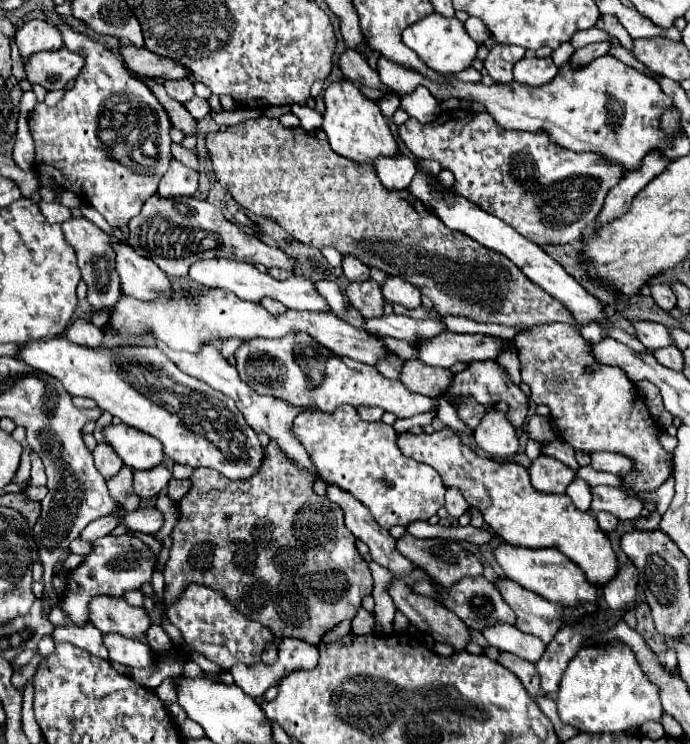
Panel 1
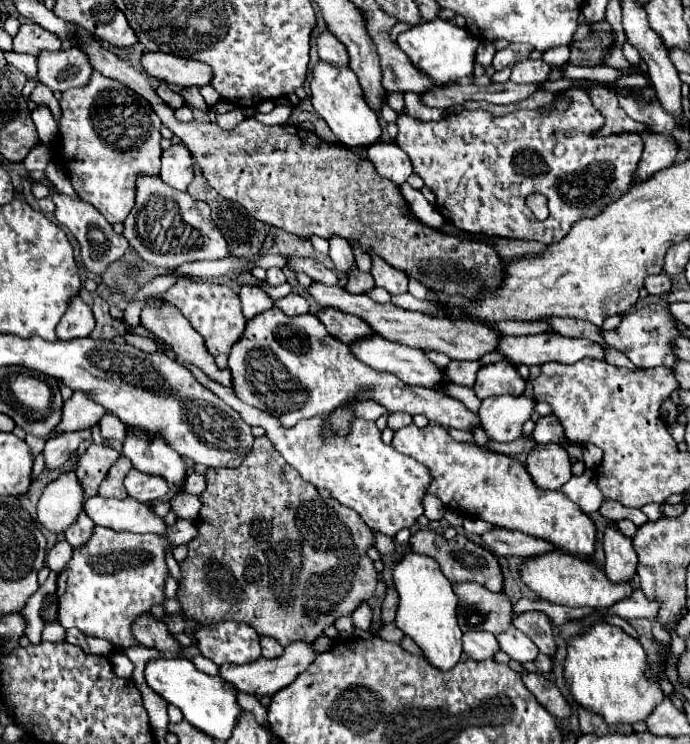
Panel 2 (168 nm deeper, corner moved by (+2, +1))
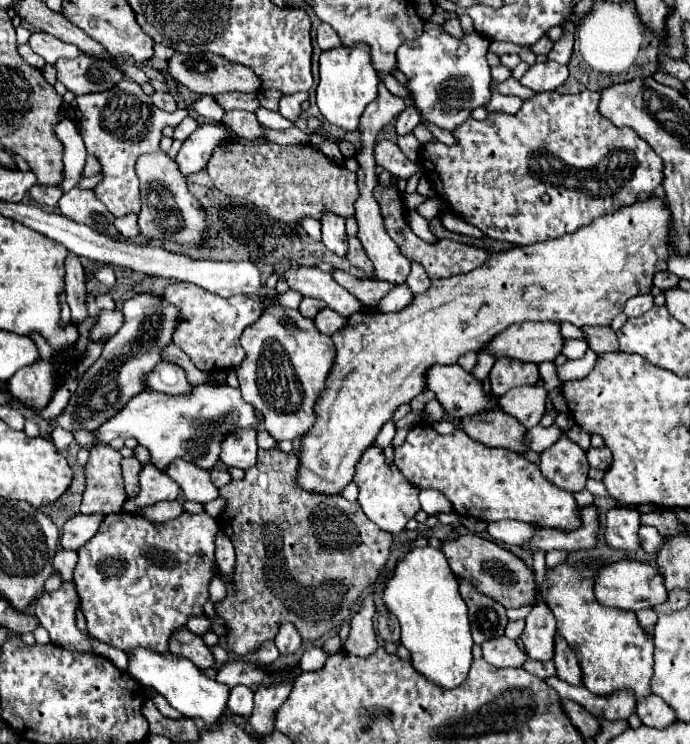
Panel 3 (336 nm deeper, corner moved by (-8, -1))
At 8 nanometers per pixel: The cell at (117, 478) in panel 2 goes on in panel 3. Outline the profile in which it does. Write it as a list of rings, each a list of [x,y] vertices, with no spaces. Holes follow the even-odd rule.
[[[127,457],[121,461],[121,467],[123,467],[125,491],[129,497],[135,497],[139,493],[139,471],[143,465],[135,457]]]

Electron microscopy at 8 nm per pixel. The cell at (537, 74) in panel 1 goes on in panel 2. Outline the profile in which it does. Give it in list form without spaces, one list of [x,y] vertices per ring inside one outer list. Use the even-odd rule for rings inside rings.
[[[525,59],[513,65],[511,81],[513,83],[541,83],[547,79],[549,71],[551,71],[551,65],[547,65],[543,59],[537,59],[537,61]]]

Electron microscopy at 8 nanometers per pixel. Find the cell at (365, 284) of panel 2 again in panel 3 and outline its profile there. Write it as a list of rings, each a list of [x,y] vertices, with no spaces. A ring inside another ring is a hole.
[[[351,237],[351,239],[349,239],[347,259],[349,259],[349,263],[351,263],[351,265],[355,265],[355,267],[363,269],[367,275],[373,275],[373,265],[371,265],[369,257],[365,255],[365,251],[363,251],[363,247],[361,247],[359,239],[355,239],[355,237]]]

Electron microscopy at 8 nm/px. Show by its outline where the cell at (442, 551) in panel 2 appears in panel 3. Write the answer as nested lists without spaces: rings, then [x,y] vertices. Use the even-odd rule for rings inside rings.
[[[467,533],[467,535],[457,537],[453,541],[443,541],[441,551],[445,553],[445,557],[449,561],[449,567],[457,577],[467,579],[483,595],[495,599],[505,609],[537,603],[537,591],[535,591],[537,583],[535,583],[533,569],[529,569],[519,557],[515,557],[505,547],[501,547],[501,545],[497,545],[497,543],[493,543],[485,537]]]

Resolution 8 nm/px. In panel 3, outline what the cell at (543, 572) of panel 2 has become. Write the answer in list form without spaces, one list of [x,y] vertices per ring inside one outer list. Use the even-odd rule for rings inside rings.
[[[623,559],[617,563],[609,563],[599,571],[595,579],[595,597],[599,603],[609,607],[641,611],[645,607],[655,607],[659,603],[665,603],[667,589],[663,587],[663,575],[659,575],[657,567],[635,559]]]

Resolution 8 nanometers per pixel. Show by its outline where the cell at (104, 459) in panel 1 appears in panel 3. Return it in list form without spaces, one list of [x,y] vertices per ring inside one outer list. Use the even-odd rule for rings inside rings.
[[[95,445],[89,451],[89,461],[85,465],[87,489],[81,503],[81,513],[119,513],[127,493],[123,491],[121,477],[121,453],[109,445]]]

